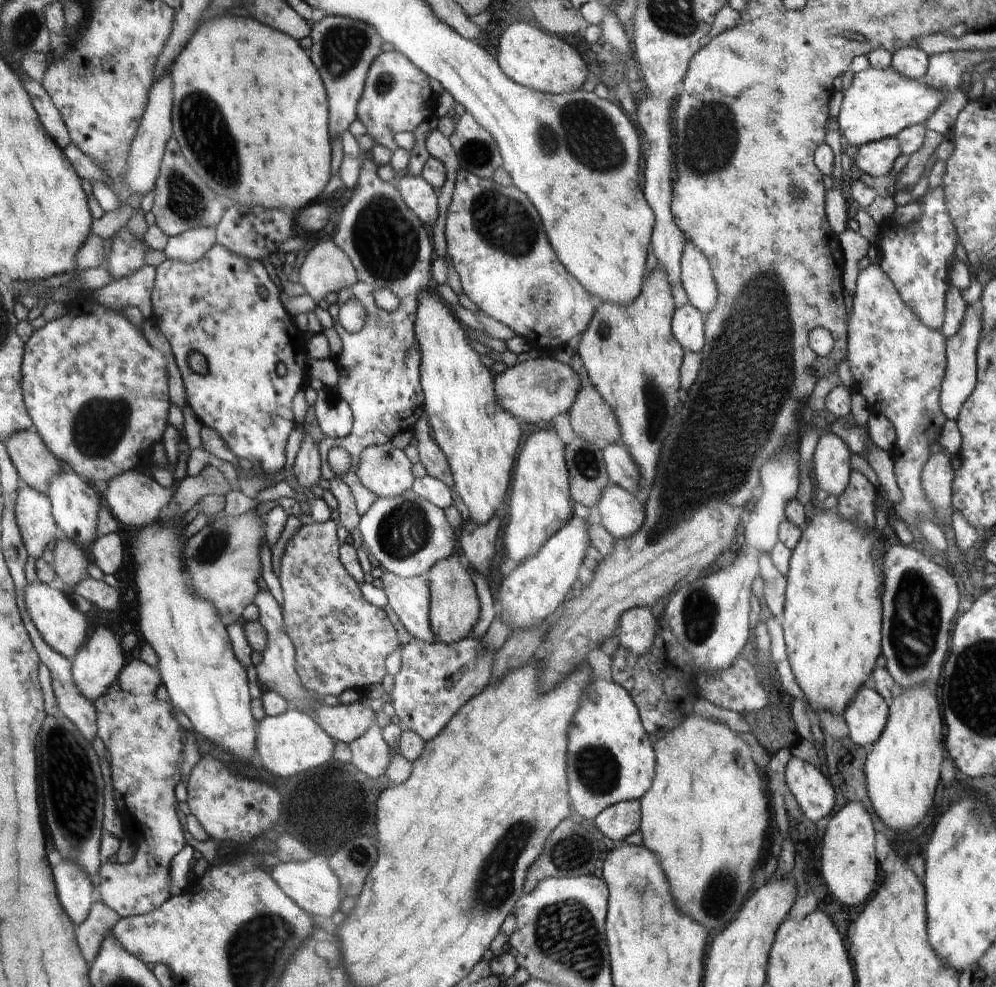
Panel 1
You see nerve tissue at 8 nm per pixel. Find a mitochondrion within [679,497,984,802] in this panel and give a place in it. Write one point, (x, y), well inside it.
(915, 599)

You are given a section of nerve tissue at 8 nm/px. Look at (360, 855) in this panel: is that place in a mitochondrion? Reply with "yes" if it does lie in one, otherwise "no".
yes

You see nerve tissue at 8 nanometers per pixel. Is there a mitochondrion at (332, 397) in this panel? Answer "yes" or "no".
no

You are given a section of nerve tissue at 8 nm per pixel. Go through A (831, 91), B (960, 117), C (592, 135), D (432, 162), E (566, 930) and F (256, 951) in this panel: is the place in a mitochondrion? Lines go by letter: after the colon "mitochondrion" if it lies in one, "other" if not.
A: other
B: other
C: mitochondrion
D: other
E: mitochondrion
F: mitochondrion

